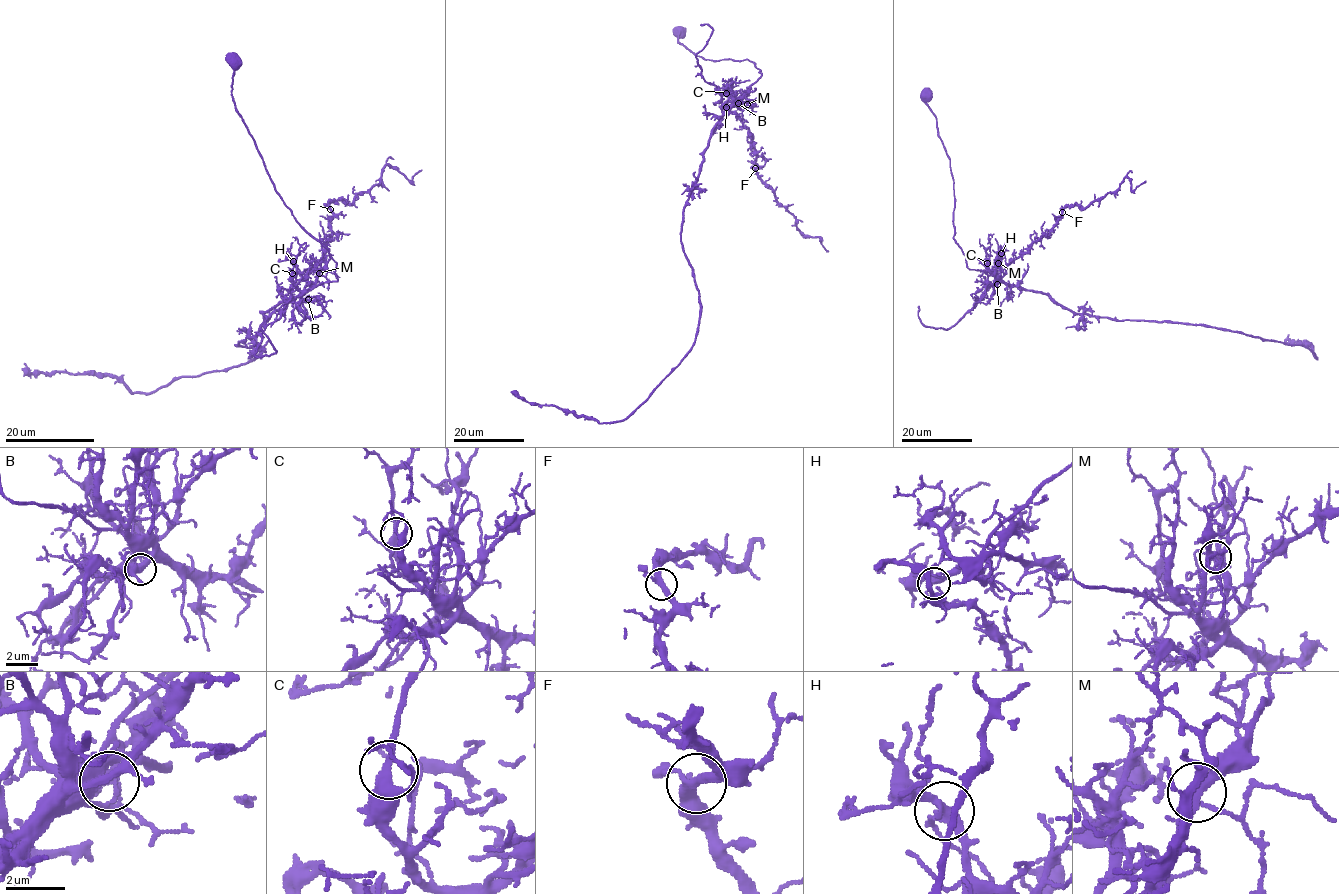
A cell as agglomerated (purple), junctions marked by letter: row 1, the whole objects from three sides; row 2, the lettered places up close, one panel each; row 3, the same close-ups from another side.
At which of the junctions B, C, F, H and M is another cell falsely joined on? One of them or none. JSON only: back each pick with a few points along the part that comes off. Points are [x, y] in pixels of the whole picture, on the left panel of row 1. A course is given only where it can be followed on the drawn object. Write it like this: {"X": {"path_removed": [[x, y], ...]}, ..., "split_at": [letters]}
{"H": {"path_removed": [[293, 261], [305, 276], [324, 256], [332, 202], [352, 203], [380, 184], [386, 165], [410, 181], [422, 170]]}, "split_at": ["H"]}

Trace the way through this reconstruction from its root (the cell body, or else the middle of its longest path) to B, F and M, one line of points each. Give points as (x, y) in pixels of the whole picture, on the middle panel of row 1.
B: (679, 30), (677, 42), (696, 56), (711, 60), (748, 59), (760, 70), (762, 75), (733, 103), (738, 103)
F: (679, 30), (677, 42), (696, 56), (748, 59), (760, 70), (737, 104), (725, 109), (751, 134), (755, 168)
M: (679, 30), (677, 42), (696, 56), (711, 60), (748, 59), (755, 64), (762, 75), (739, 97), (747, 104)

